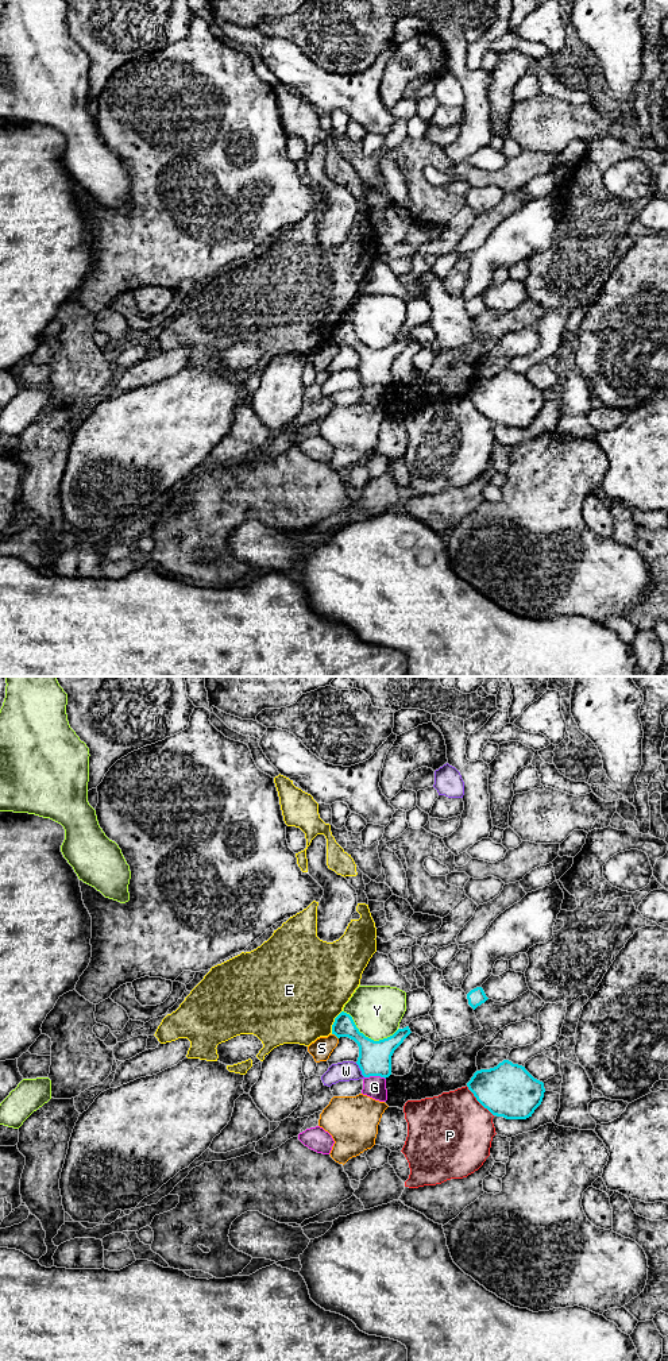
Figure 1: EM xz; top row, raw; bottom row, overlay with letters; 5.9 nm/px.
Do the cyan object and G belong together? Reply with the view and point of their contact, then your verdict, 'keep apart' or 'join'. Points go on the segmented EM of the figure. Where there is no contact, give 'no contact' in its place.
contact xz (375, 1075); keep apart

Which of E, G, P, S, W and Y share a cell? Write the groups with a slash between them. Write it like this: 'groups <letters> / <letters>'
groups E / G / P W / S / Y

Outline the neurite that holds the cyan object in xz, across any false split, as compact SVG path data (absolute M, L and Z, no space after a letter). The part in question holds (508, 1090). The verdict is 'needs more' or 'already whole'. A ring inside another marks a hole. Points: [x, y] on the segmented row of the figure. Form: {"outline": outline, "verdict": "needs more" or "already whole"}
{"outline": "M509 1060L476 1071L467 1087L493 1115L506 1119L532 1117L545 1092L542 1082L534 1079L525 1067Z", "verdict": "already whole"}

